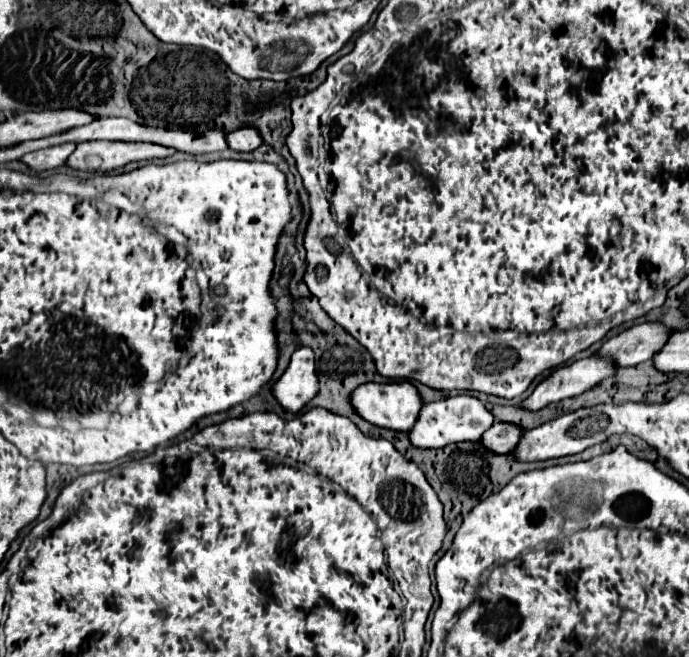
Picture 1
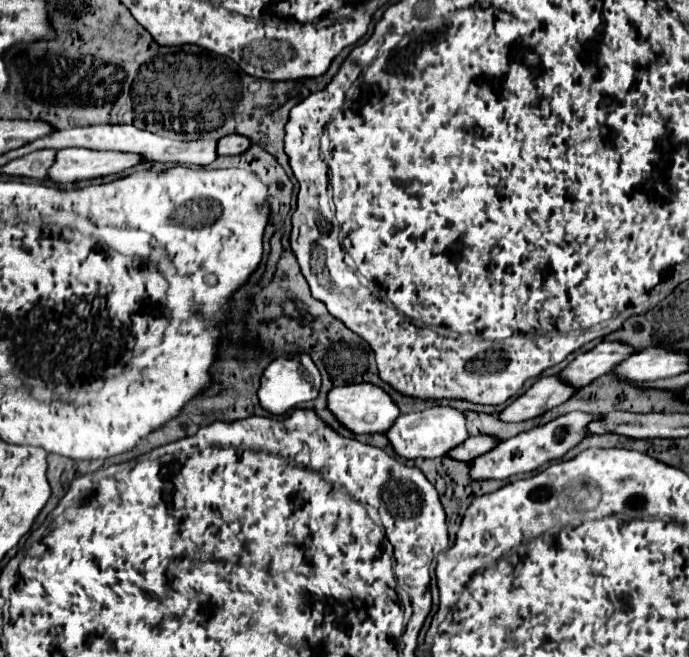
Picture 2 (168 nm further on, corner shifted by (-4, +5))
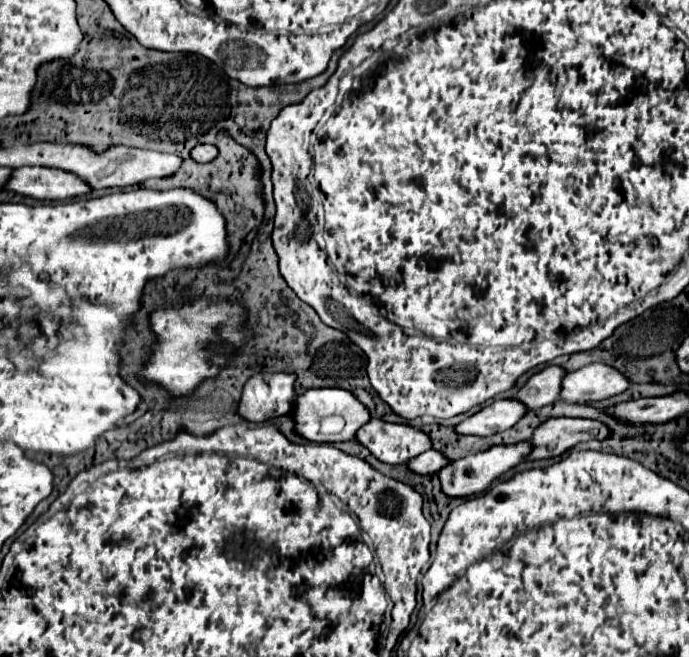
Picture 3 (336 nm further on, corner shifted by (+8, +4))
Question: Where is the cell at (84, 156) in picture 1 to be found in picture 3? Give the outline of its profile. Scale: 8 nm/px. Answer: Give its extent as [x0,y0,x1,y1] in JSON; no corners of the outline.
[6,167,92,199]

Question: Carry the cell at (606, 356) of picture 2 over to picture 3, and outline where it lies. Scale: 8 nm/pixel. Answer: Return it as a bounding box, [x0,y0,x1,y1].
[514,365,566,411]

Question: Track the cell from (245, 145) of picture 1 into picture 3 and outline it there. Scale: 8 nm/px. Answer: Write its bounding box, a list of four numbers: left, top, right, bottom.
[192,145,218,163]

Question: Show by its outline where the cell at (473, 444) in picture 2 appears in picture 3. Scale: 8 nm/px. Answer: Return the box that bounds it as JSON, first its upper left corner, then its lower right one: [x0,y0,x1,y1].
[408,449,450,475]

